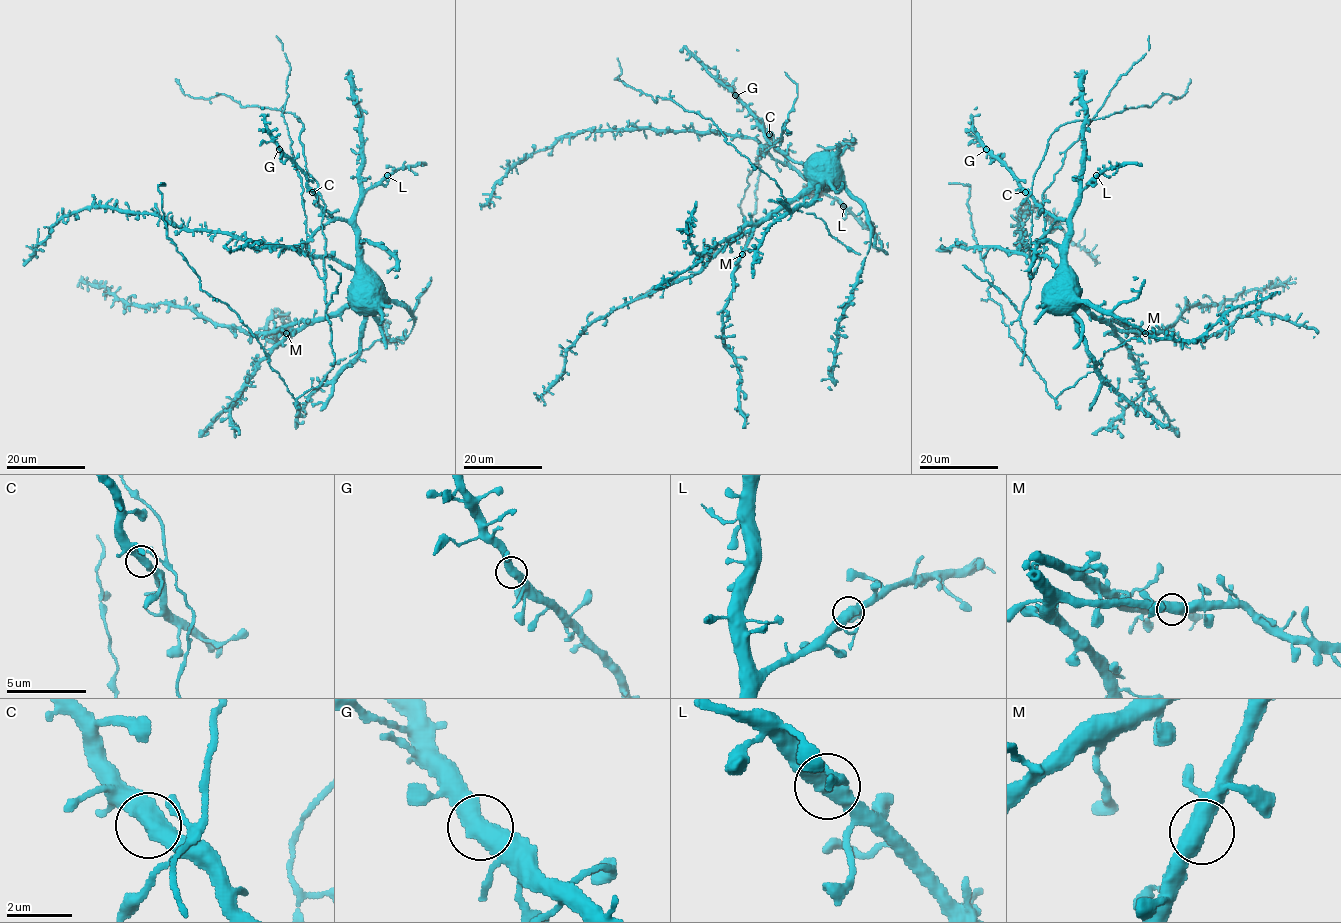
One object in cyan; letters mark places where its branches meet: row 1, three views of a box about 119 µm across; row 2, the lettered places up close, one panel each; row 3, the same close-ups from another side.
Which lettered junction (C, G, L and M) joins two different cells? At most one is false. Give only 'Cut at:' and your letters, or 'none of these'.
Cut at: none of these

